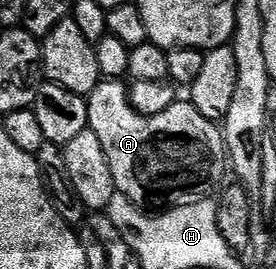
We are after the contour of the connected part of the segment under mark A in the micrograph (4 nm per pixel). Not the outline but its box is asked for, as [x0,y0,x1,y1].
[86,79,229,214]

